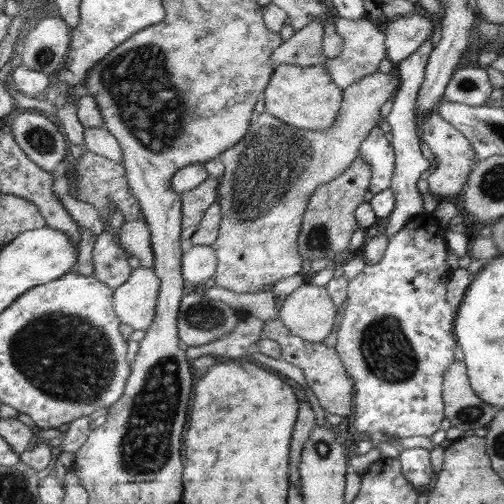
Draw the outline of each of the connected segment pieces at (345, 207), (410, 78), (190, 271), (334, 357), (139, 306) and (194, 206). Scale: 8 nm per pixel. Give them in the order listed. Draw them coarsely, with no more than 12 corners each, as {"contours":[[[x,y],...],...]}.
{"contours":[[[358,154],[308,201],[298,251],[332,262],[360,227],[372,178]],[[432,35],[395,64],[392,109],[395,156],[389,186],[395,206],[388,238],[424,212],[416,184],[433,162],[422,154],[414,120]],[[193,245],[182,255],[189,290],[209,285],[217,270],[211,246]],[[280,317],[262,338],[300,367],[324,411],[344,418],[354,382],[336,350],[292,335]],[[139,267],[113,291],[120,323],[152,324],[160,280]],[[219,178],[182,192],[182,240],[198,230],[217,202]]]}

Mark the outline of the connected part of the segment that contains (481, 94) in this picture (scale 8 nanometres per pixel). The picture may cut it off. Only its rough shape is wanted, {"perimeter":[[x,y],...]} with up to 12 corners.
{"perimeter":[[459,68],[443,99],[482,106],[493,89],[484,68]]}

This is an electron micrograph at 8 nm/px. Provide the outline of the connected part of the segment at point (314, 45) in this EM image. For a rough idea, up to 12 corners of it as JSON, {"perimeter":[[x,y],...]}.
{"perimeter":[[323,20],[312,21],[270,57],[277,65],[325,65]]}

